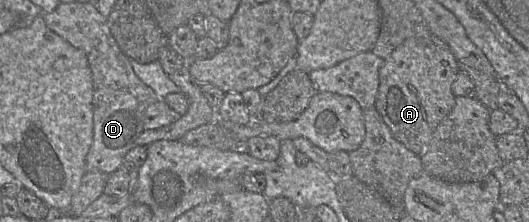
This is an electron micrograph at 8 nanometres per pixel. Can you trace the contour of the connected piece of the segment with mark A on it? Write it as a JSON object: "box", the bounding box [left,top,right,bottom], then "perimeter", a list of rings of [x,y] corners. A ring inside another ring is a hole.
{"box":[375,38,458,153],"perimeter":[[[407,38],[384,60],[375,108],[393,136],[414,153],[424,152],[437,126],[452,111],[455,105],[452,83],[458,72],[455,57],[437,40]]]}

